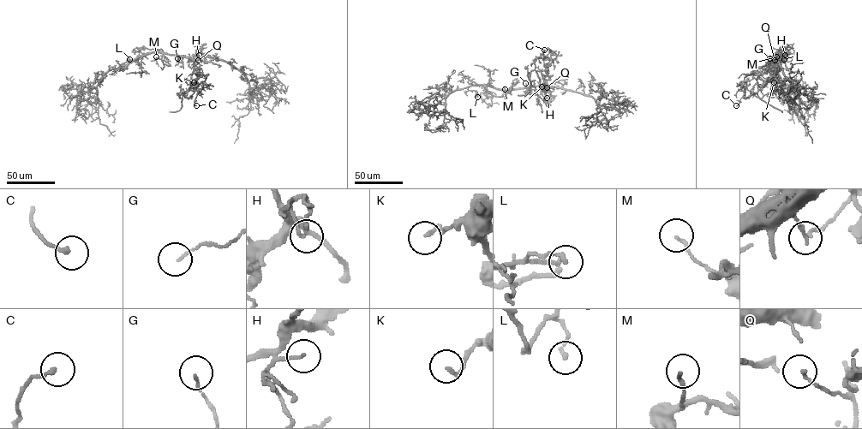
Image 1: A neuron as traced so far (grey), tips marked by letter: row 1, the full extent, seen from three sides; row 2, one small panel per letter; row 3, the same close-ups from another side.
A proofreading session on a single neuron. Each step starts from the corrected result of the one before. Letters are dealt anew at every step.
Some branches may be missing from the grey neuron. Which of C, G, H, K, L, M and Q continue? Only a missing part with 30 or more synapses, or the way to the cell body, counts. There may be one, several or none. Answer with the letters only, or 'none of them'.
none of them

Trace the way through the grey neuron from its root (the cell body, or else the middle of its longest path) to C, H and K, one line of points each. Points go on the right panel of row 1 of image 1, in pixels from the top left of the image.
C: (775, 54), (773, 60), (778, 66), (774, 74), (745, 98), (744, 91), (736, 105)
H: (775, 54), (774, 61), (777, 54), (785, 55)
K: (775, 54), (773, 60), (778, 66), (778, 72), (770, 80), (774, 82)

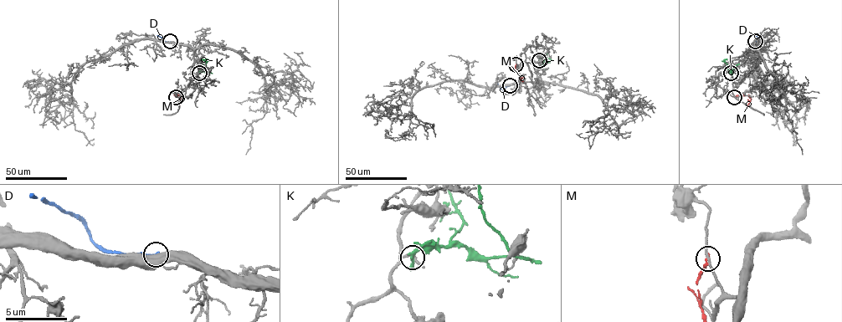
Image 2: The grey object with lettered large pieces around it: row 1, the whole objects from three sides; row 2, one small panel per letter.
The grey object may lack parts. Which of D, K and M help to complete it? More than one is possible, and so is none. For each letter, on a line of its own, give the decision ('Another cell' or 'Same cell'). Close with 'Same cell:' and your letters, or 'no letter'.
D: Another cell
K: Another cell
M: Another cell
Same cell: no letter

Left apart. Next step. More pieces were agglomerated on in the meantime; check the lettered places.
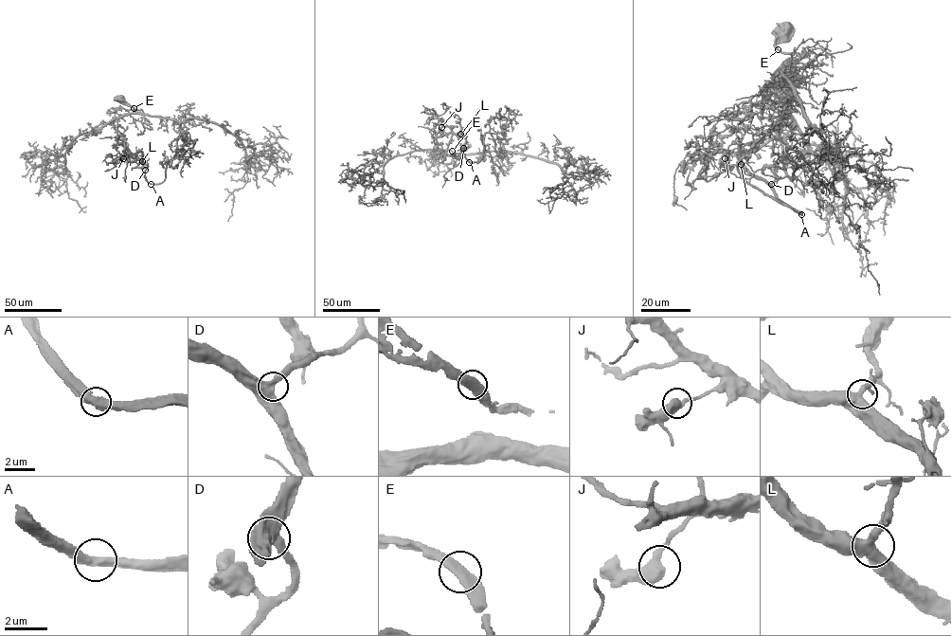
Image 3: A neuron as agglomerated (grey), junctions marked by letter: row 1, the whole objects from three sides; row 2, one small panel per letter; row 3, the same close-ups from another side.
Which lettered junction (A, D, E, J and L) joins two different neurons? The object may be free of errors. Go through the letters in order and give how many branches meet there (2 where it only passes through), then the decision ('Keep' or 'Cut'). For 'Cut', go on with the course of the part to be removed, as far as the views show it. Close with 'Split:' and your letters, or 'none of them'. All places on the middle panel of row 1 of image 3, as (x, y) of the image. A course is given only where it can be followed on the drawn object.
A: Branches: 2. Keep
D: Branches: 2. Keep
E: Branches: 2. Keep
J: Branches: 2. Keep
L: Branches: 2. Keep
Split: none of them

